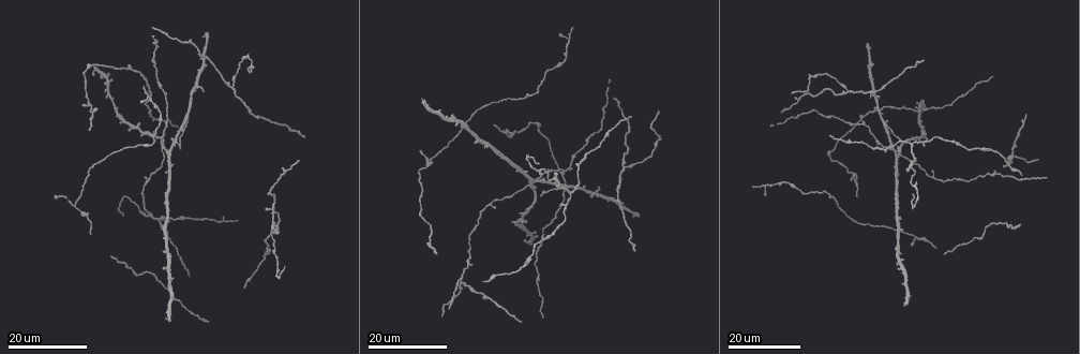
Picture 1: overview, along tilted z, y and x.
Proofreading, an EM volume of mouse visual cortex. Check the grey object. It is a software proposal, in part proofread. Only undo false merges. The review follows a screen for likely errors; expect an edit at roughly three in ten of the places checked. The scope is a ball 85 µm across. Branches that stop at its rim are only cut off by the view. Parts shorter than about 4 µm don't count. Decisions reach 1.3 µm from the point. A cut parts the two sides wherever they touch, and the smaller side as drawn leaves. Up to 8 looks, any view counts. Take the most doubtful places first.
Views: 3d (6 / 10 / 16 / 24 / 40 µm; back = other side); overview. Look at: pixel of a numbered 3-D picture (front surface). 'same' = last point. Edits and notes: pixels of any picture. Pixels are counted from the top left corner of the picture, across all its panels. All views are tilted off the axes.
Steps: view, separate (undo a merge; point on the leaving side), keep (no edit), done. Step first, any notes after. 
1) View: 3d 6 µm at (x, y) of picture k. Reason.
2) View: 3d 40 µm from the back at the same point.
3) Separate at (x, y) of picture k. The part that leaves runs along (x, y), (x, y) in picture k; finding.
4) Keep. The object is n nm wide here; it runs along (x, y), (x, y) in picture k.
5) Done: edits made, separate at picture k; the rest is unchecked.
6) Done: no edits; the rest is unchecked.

View: 3d 16 µm at (75, 207) of picture 1. Side arm on a straight run.

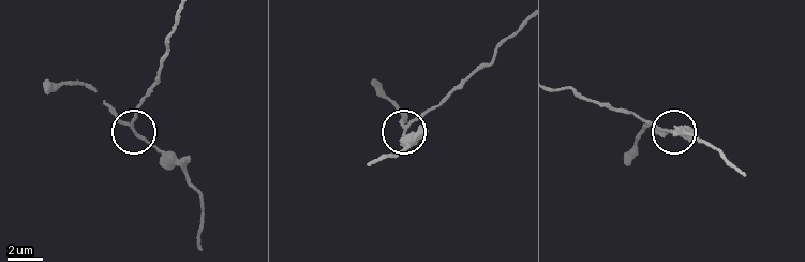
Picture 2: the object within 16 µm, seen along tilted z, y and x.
View: 3d 10 µm at (132, 128) of picture 2. Closer look.

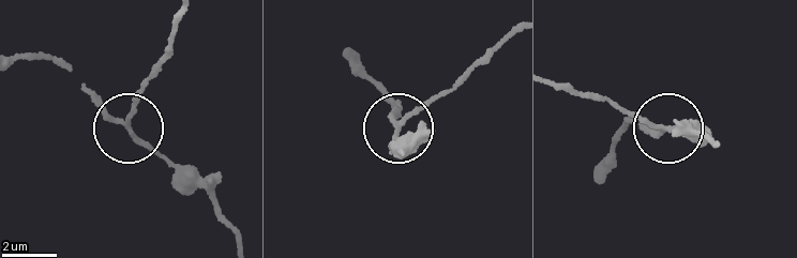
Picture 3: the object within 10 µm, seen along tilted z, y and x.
Separate at (140, 93) of picture 3. The object is 160 nm wide here; the part that leaves runs along (130, 124), (169, 50), (180, 11) in picture 3; a second neuron is stuck on.

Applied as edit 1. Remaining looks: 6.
View: 3d 16 µm at (886, 125) of picture 1. Four arms meet.

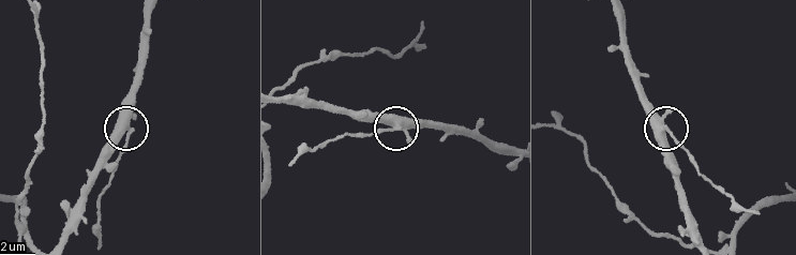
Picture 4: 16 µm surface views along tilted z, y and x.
View: 3d 10 µm at (664, 126) of picture 4.

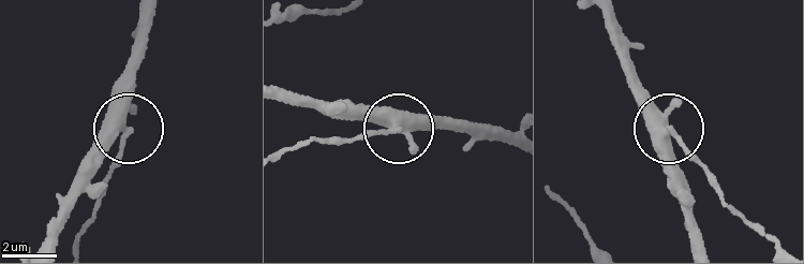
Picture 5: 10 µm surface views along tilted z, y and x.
Separate at (107, 175) of picture 5. The side arm is 8 µm long; 4 arms meet here; two neurons meet here.

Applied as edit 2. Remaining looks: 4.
View: 3d 24 µm at (623, 166) of picture 1. Branch point.

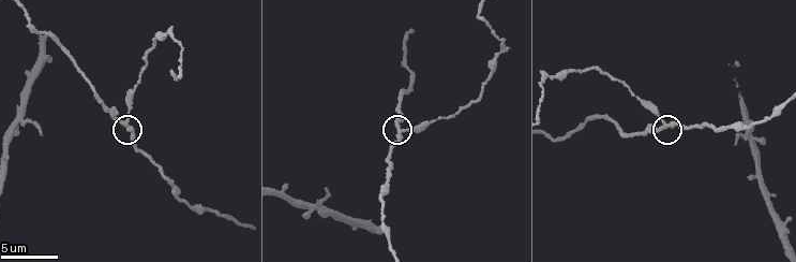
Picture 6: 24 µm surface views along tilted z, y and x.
View: 3d 6 µm at (126, 119) of picture 6.

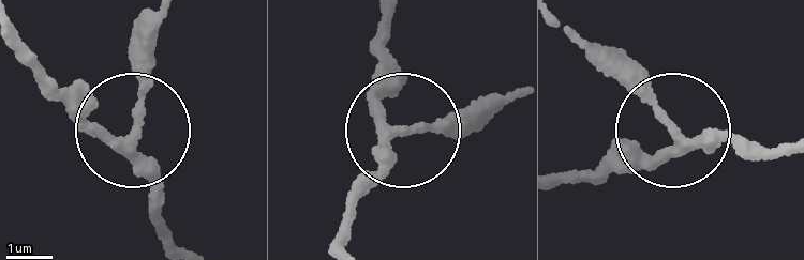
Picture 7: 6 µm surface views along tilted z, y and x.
Keep. 3 arms meet here; it runs along (564, 172), (674, 140), (663, 117), (587, 63) in picture 7; one neuron here.

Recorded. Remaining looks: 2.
View: 3d 24 µm at (162, 147) of picture 1. Two arms in line, one across.

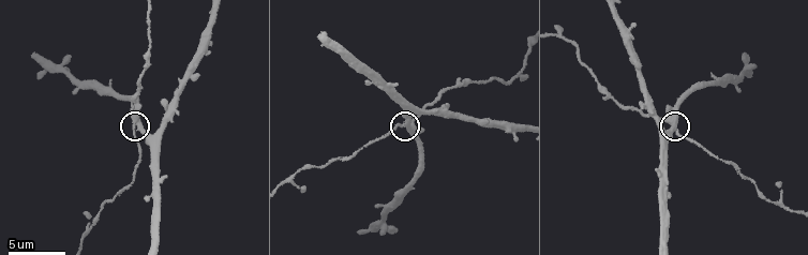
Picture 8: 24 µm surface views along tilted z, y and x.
View: 3d 6 µm at (138, 127) of picture 8.

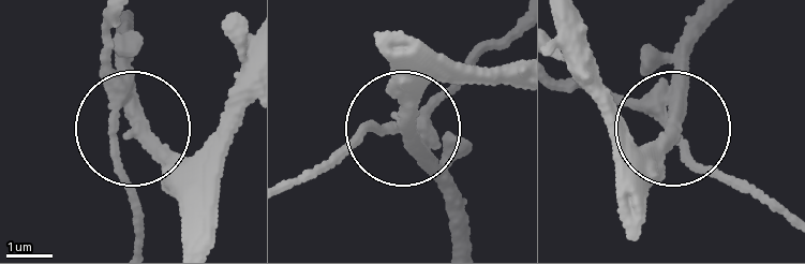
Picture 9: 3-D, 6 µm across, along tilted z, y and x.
Keep. 3 arms meet here; all the same neuron.

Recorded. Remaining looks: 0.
Done: edits made, separate at picture 3, separate at picture 5; the rest is unchecked.

